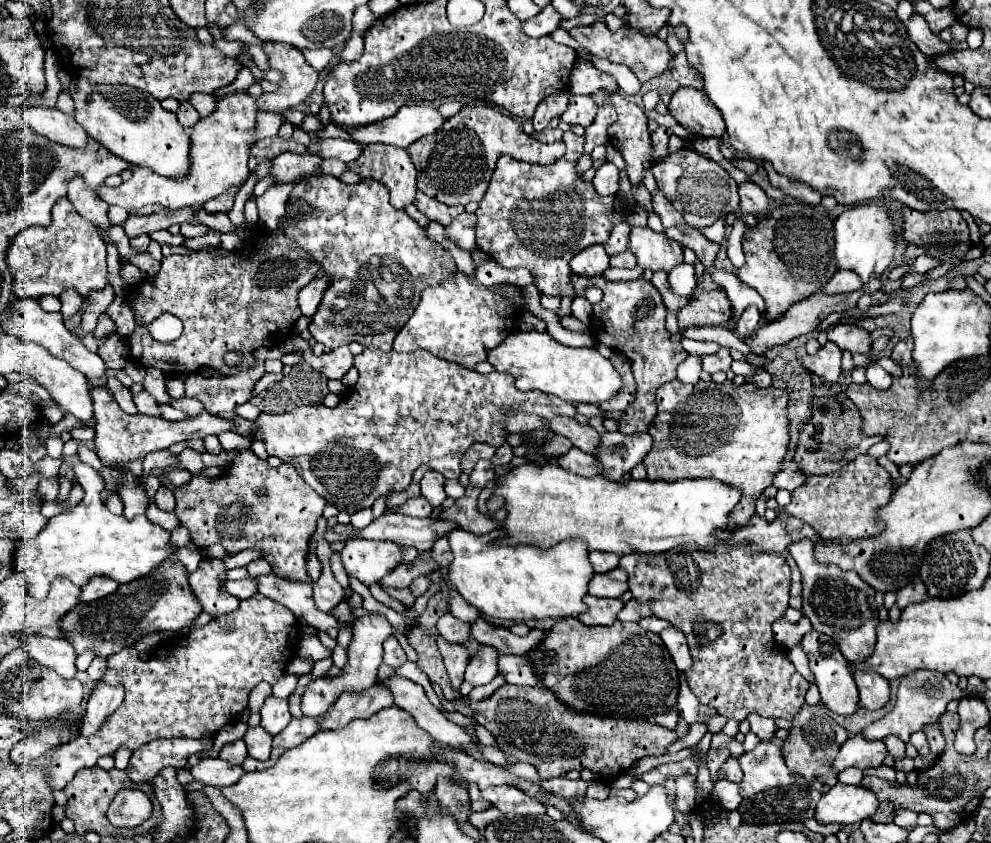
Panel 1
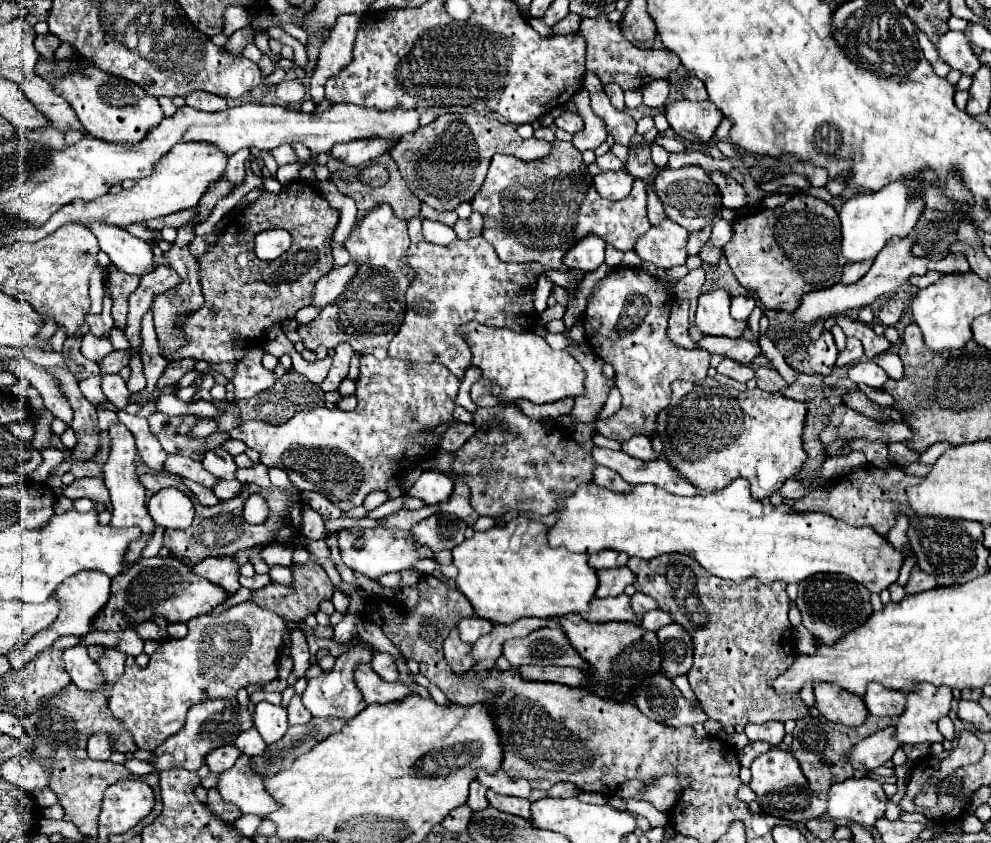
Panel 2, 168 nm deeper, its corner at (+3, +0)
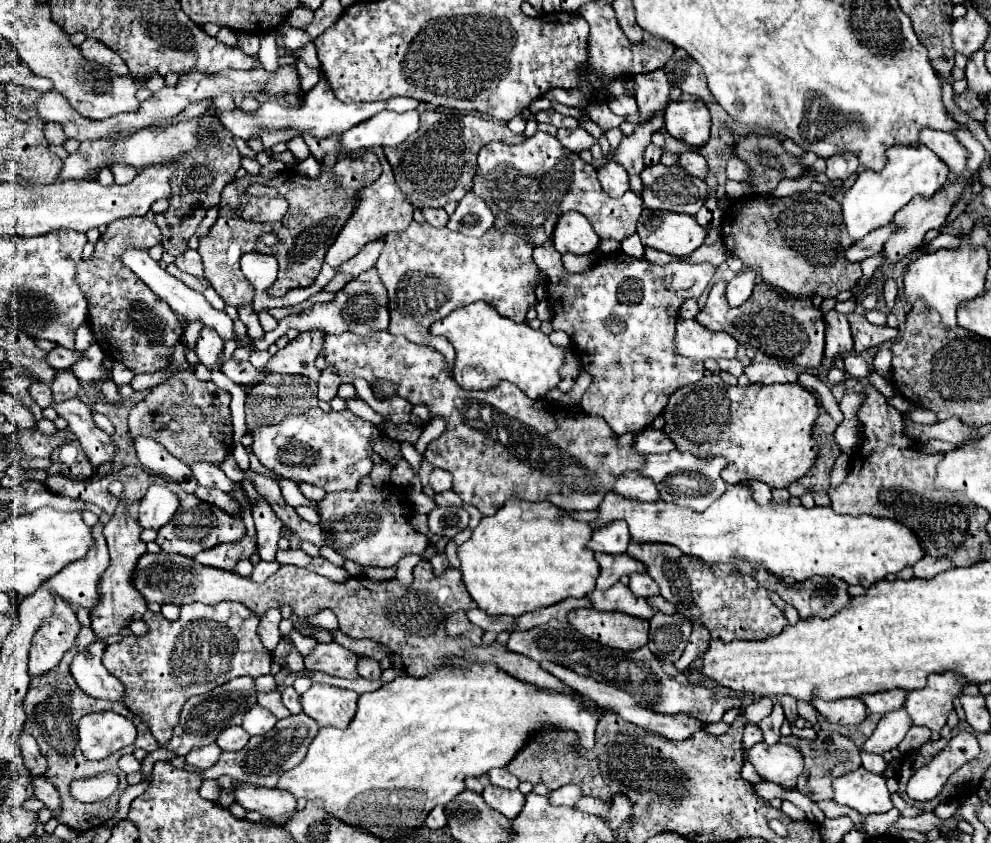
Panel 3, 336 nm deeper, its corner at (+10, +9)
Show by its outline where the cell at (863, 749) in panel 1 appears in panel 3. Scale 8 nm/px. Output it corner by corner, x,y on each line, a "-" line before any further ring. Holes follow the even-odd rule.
904,708
888,712
878,722
874,734
862,744
862,750
874,752
874,754
882,754
886,750
892,750
904,740
908,730
910,730
910,716
906,714

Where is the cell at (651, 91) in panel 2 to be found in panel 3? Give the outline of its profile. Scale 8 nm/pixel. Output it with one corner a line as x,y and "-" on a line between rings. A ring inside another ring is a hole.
660,68
656,72
634,76
636,88
634,98
638,102
638,114
642,122
662,114
666,104
670,102
670,84
666,80
666,72

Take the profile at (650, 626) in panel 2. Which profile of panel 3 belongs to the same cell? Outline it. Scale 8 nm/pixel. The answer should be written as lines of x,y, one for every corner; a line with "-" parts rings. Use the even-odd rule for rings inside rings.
652,596
652,598
648,598
648,604
652,604
658,612
662,612
662,614
674,614
676,612
676,606
674,604
670,604
668,600
664,600
662,596

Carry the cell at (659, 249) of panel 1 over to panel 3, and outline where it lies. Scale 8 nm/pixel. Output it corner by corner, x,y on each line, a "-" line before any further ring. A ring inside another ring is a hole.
648,208
642,210
636,232
644,246
674,256
692,254
698,246
704,244
708,234
694,216

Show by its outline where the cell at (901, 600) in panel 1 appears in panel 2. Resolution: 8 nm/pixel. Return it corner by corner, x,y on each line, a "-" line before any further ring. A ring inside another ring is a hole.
913,567
911,569
911,577
909,577
907,585
905,585
907,595
921,593
921,591
927,591
927,589
933,589
933,587
937,587
937,579
935,577
923,573
919,567

